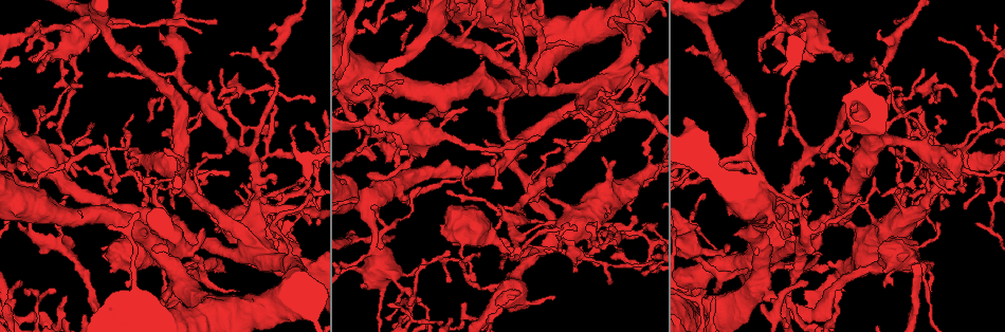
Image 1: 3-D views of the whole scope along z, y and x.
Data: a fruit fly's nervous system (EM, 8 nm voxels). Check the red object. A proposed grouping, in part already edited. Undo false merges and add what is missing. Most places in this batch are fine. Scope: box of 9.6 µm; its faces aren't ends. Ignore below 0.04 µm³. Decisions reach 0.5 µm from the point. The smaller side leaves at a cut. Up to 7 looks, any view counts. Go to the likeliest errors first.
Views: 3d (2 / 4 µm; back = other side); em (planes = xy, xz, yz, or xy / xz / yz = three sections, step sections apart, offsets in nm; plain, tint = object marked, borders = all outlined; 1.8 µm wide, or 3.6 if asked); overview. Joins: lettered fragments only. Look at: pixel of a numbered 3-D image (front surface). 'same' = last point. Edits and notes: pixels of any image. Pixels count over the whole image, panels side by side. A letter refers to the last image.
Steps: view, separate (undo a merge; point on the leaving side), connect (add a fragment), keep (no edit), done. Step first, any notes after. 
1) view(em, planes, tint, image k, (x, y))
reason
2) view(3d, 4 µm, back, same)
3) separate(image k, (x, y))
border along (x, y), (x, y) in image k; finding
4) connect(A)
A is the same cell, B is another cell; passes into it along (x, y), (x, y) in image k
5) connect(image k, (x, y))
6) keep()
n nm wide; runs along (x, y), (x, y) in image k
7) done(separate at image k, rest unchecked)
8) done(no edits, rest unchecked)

view(em, yz, step 8, tint, image 1, (736, 264))
thin arm on a thick one

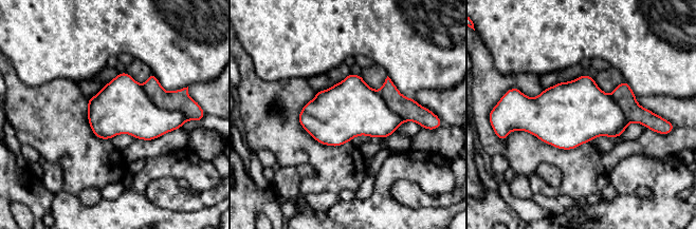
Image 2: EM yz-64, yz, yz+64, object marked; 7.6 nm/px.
view(em, yz, step 8, borders, same)

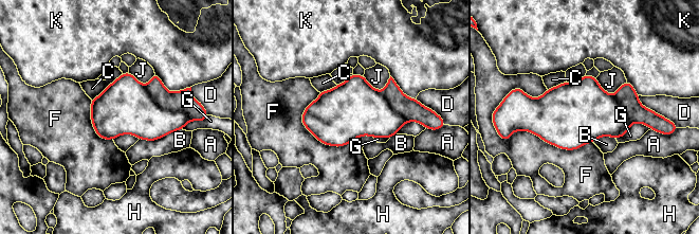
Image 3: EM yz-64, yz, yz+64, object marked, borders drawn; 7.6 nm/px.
separate(image 3, (182, 101))
A, B, C, D, F, G, H, J and K are other cells; border along (145, 86), (161, 107), (187, 115) in image 3; a second cell is stuck on

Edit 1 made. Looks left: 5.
view(3d, 4 µm, image 1, (491, 311))
two arms in line, one across

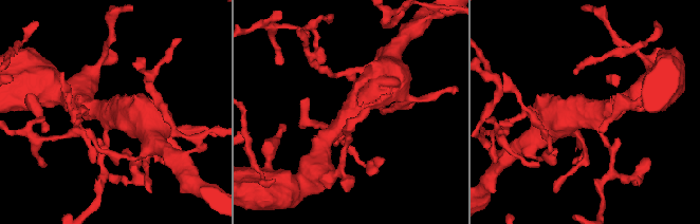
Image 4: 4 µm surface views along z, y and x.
view(em, xz, step 8, tint, image 4, (586, 120))

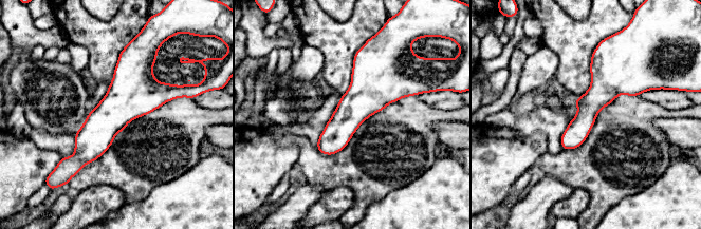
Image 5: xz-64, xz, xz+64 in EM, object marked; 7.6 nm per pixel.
view(em, xz, step 8, borders, same)

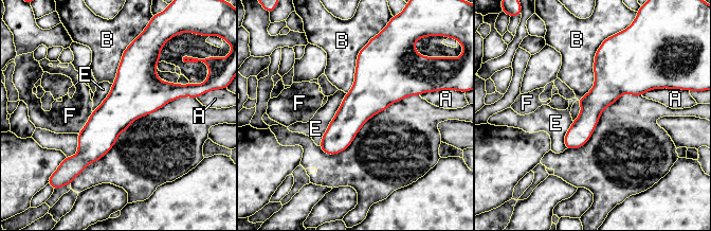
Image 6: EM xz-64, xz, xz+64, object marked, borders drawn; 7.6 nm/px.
keep()
A, B, E and F are other cells; border along (346, 93), (318, 145) in image 6; all the same cell

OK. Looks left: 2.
view(3d, 4 µm, image 1, (32, 139))
thin arm on a thick one

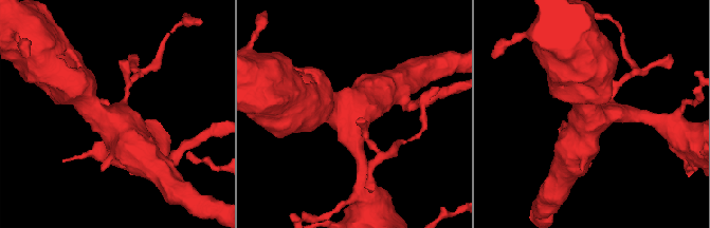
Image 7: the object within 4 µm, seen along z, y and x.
view(em, 3.6 µm, xz, step 4, borders, image 7, (607, 113))

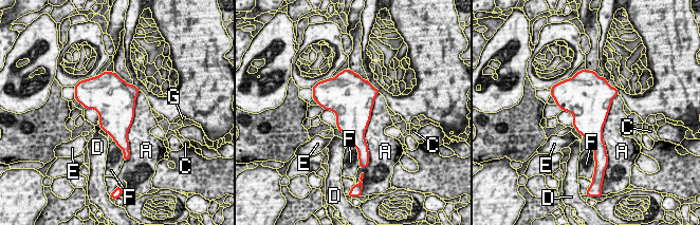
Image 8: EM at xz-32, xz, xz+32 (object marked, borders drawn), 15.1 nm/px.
keep()
A, C, D, E, F and G are other cells; border along (98, 120), (102, 129) in image 8; continuous, no second cell

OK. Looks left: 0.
done(separate at image 3, rest unchecked)

